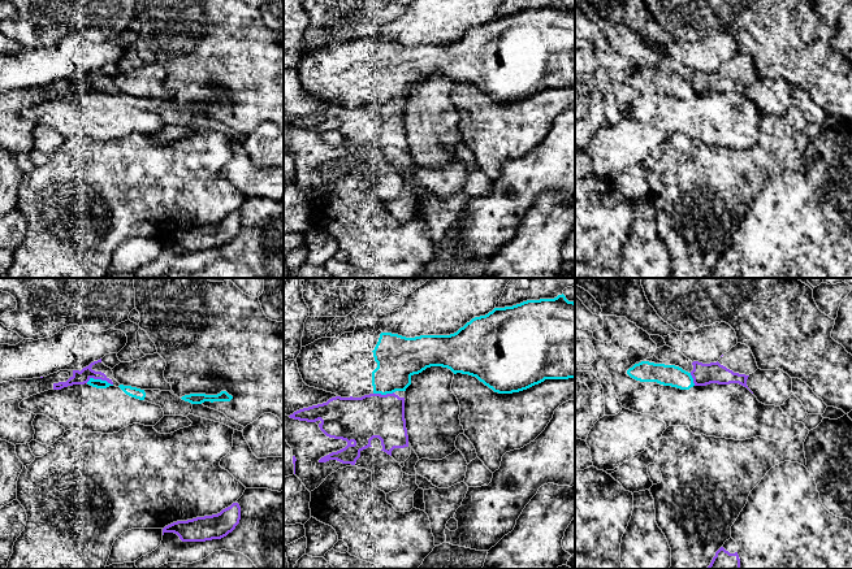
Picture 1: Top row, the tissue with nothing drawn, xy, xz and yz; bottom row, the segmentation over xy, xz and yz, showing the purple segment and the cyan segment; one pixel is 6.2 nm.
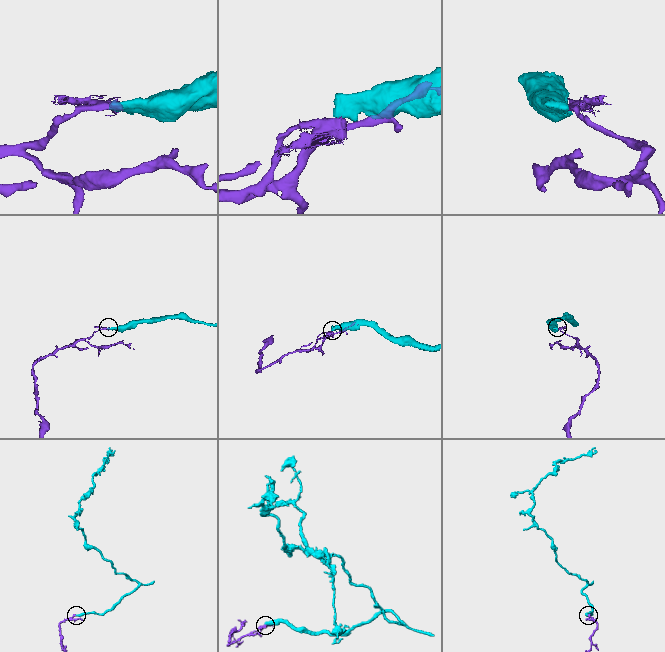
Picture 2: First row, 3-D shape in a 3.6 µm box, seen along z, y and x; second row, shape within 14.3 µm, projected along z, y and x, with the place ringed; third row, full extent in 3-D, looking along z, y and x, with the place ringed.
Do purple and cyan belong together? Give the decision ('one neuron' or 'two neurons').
two neurons

